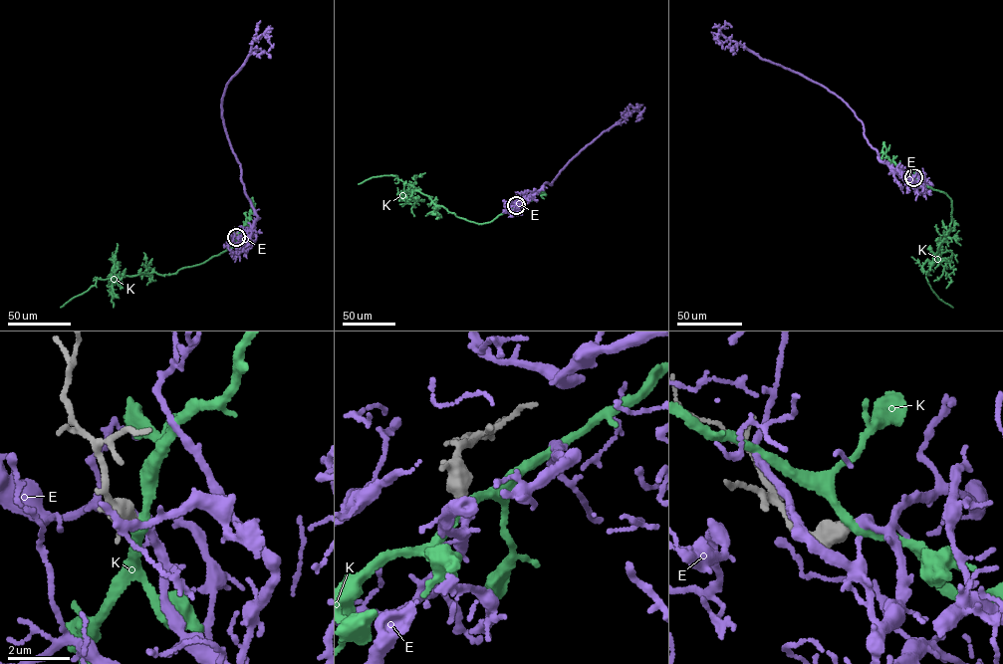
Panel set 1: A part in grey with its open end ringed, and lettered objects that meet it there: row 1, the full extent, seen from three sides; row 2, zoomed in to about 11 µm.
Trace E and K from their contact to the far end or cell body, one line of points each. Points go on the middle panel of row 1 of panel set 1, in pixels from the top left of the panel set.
E: (516, 205), (544, 187), (545, 183), (552, 185), (570, 159), (624, 115), (638, 110), (640, 118), (636, 120)
K: (516, 205), (491, 221), (478, 224), (437, 206), (396, 175), (373, 177), (358, 184)

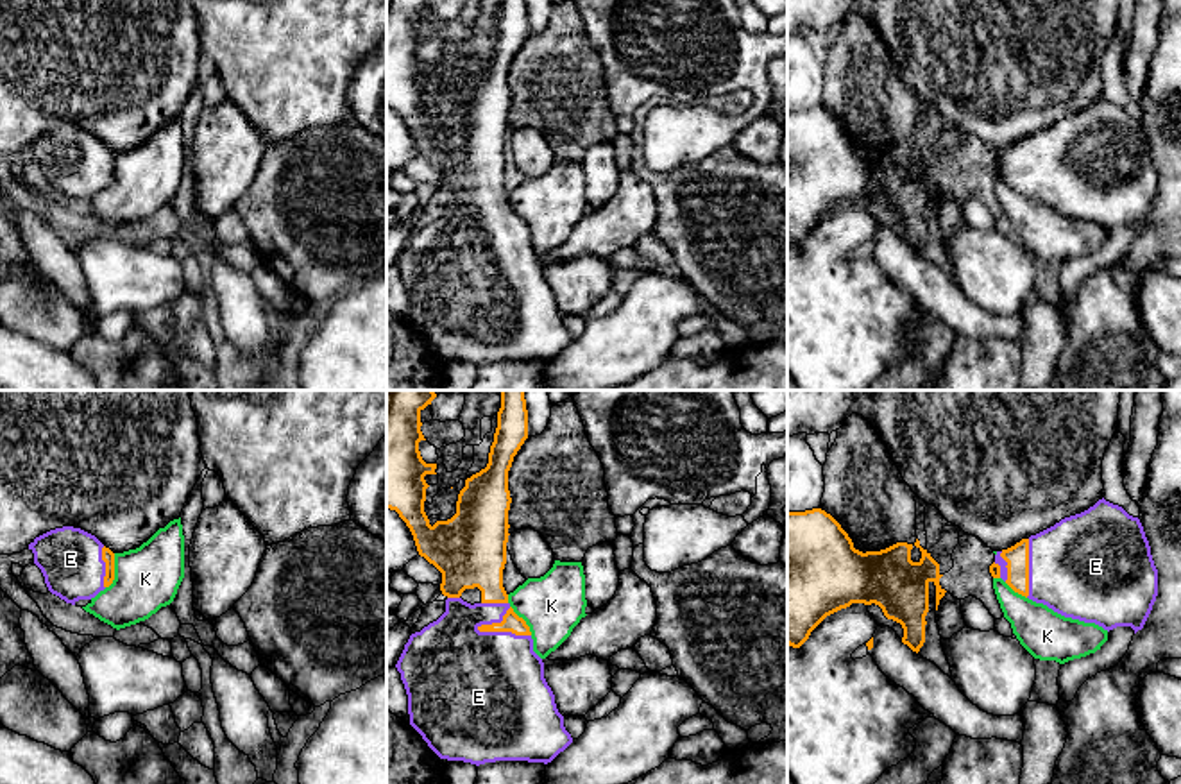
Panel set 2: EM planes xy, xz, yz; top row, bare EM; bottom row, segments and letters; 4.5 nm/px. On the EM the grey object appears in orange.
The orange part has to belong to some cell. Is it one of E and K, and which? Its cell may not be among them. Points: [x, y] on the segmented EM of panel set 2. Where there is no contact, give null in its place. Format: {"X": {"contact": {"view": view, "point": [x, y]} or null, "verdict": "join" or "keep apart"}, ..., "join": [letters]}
{"E": {"contact": {"view": "xz", "point": [503, 630]}, "verdict": "join"}, "K": {"contact": {"view": "xy", "point": [113, 571]}, "verdict": "keep apart"}, "join": ["E"]}

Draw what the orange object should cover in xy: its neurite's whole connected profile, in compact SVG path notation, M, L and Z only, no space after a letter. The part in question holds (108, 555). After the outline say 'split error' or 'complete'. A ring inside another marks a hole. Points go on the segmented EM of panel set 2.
M81 528L50 530L36 537L29 550L48 591L66 603L91 600L115 580L115 553Z; split error

